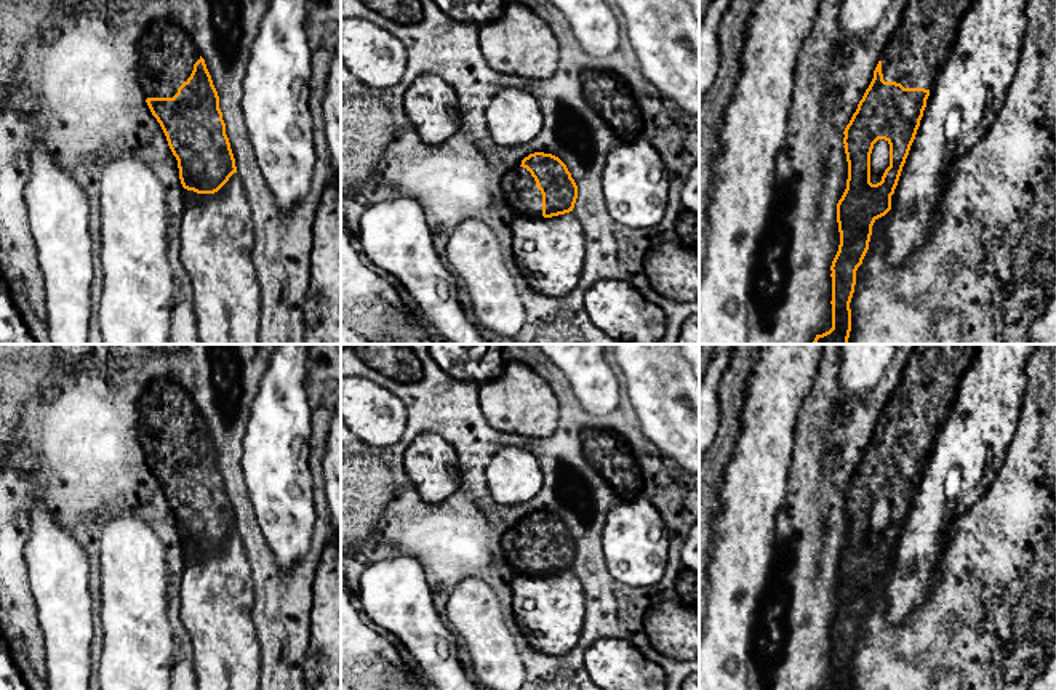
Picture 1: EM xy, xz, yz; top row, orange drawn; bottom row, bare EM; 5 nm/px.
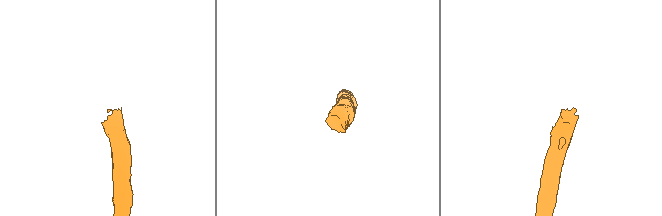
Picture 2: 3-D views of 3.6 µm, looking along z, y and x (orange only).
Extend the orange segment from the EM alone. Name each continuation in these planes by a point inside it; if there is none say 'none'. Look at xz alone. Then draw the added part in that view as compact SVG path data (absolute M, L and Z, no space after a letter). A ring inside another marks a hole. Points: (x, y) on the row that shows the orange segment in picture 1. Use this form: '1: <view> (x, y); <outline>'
1: xz (519, 188); M517 166L512 168L501 181L501 191L515 218L541 218L542 194L536 186L531 173Z

